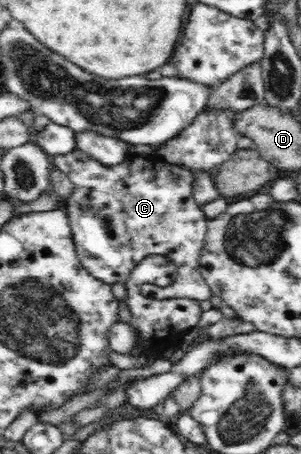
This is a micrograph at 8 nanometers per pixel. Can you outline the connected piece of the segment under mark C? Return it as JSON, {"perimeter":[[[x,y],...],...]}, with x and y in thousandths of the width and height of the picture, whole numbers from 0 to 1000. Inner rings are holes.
{"perimeter":[[[262,326],[233,339],[169,341],[173,368],[226,388],[246,410],[246,427],[213,445],[213,463],[233,478],[233,500],[252,555],[262,573],[292,599],[359,626],[419,626],[439,608],[439,595],[452,593],[482,570],[498,564],[555,566],[585,581],[591,601],[611,604],[611,634],[591,639],[465,639],[485,652],[525,654],[611,654],[638,661],[698,661],[704,637],[684,626],[664,604],[664,553],[678,542],[688,513],[688,476],[651,449],[641,434],[651,385],[635,374],[598,363],[558,361],[528,341],[498,348],[465,348],[449,339],[365,370],[306,352]]]}

